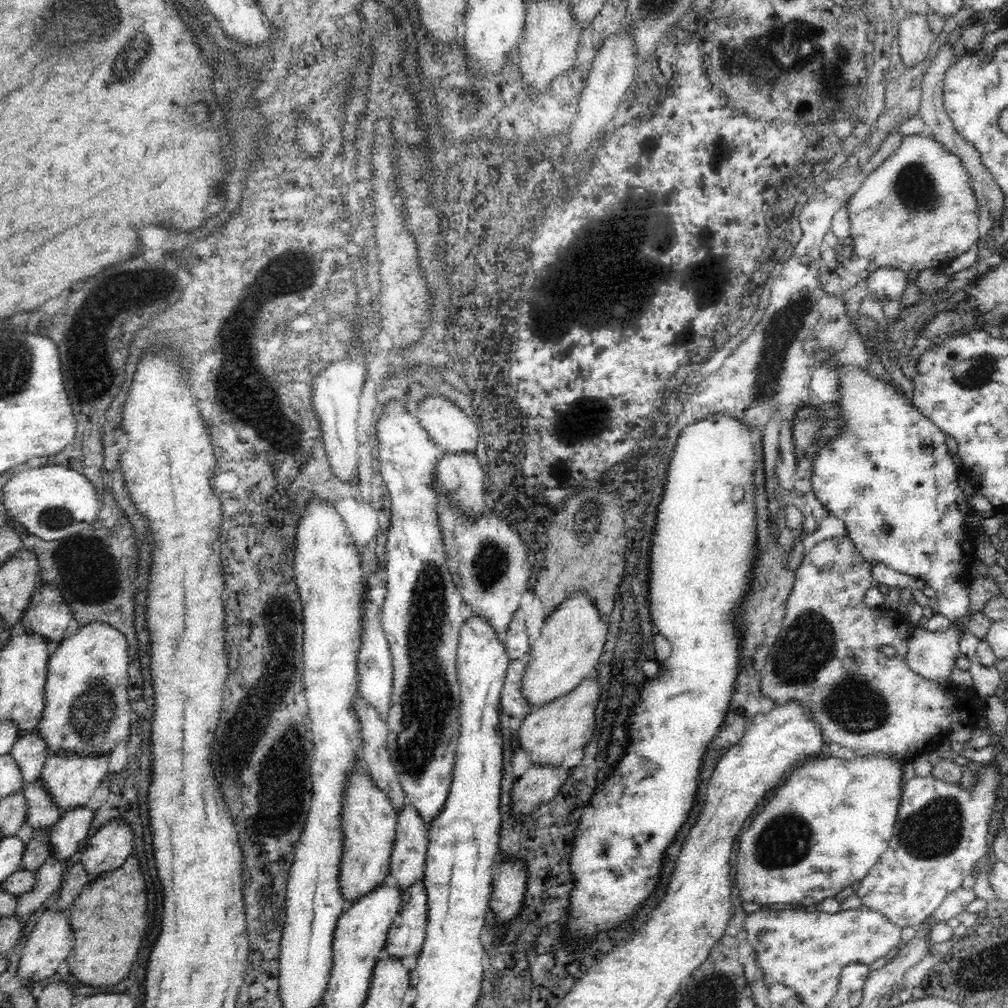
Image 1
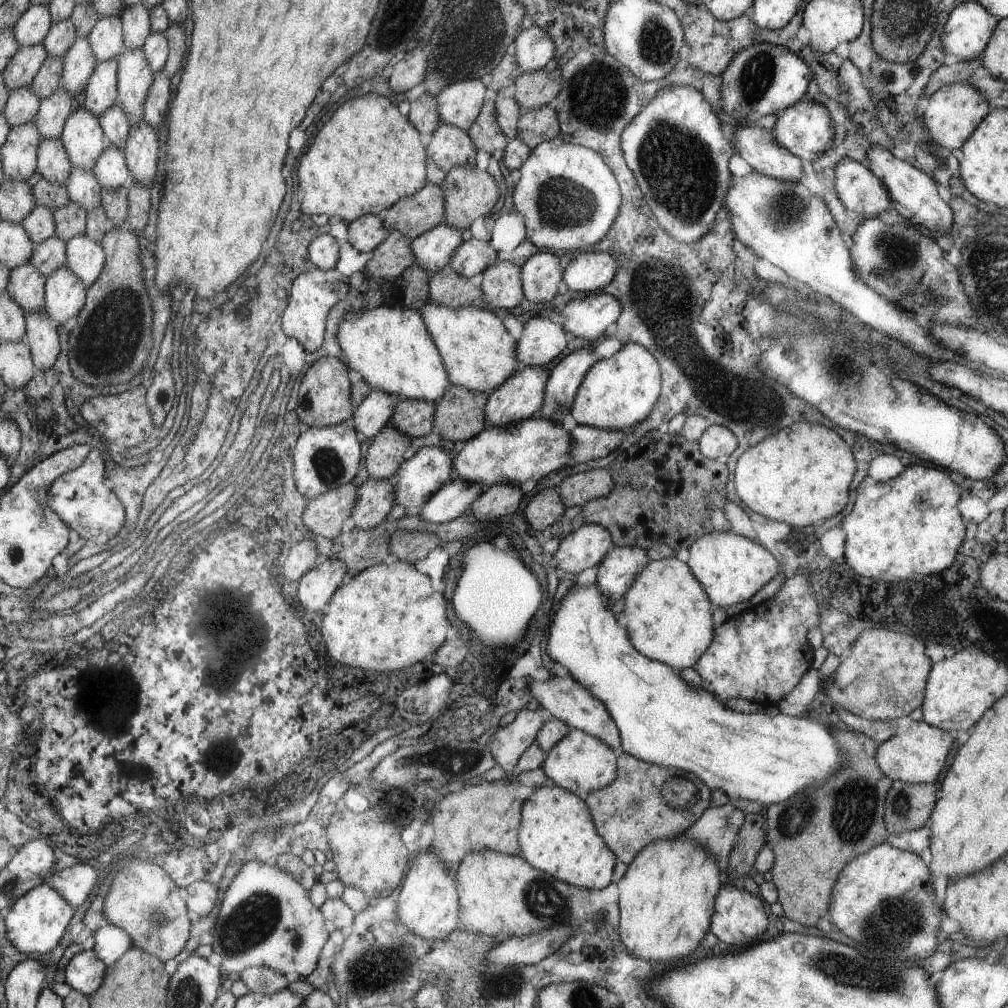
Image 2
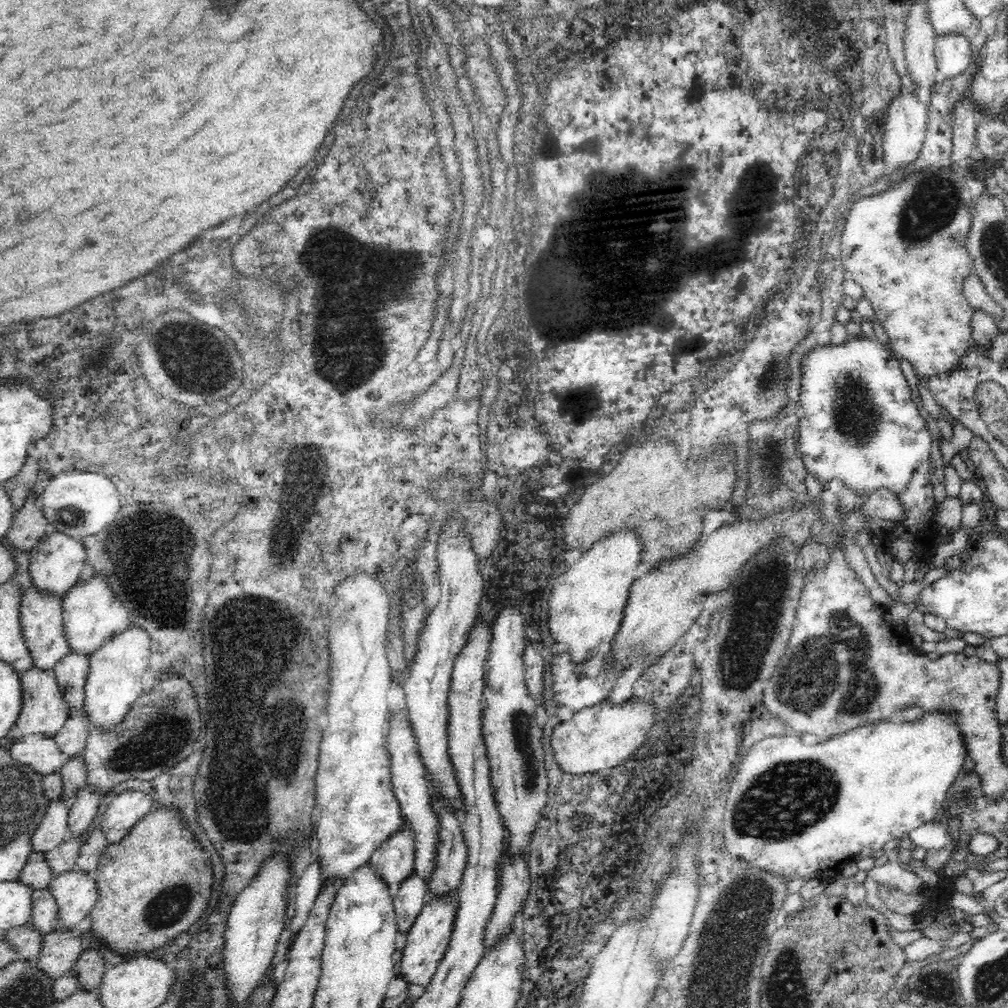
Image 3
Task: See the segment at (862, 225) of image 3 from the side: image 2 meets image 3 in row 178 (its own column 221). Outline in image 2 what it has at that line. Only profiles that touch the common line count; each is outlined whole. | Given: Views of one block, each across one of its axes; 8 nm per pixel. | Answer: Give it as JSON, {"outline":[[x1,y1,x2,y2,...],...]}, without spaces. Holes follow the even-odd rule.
{"outline":[[258,860,244,862,226,890,211,931,212,950,220,956,224,975,266,966,280,974,296,972,303,980,314,972,322,946,328,940,325,916,310,902,308,892,294,876]]}

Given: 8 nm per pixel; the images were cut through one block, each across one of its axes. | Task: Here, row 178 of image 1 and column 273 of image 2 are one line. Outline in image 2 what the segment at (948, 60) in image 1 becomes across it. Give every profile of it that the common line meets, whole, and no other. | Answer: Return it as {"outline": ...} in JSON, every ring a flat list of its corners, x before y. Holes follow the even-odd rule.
{"outline":[[254,966,240,973,240,979,251,992,261,994,277,994,289,986,284,974,275,972,266,966]]}

